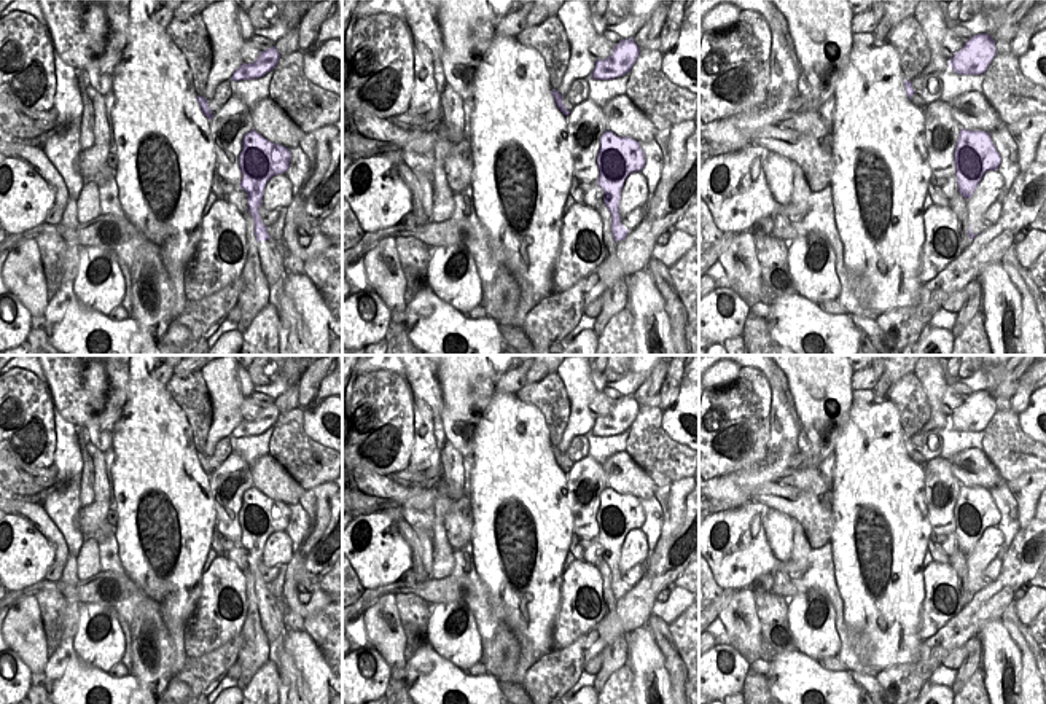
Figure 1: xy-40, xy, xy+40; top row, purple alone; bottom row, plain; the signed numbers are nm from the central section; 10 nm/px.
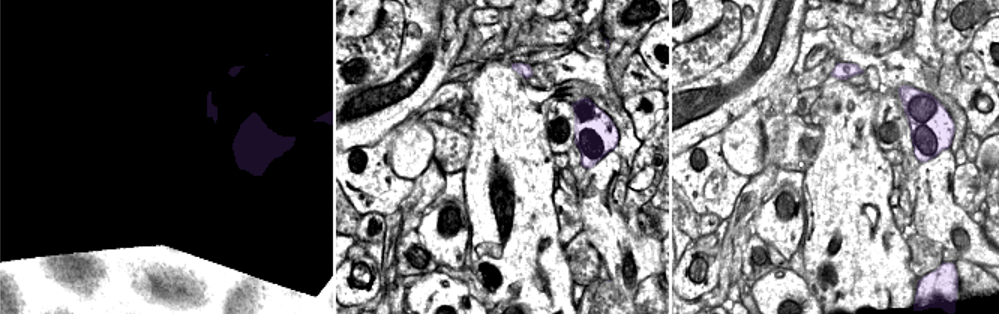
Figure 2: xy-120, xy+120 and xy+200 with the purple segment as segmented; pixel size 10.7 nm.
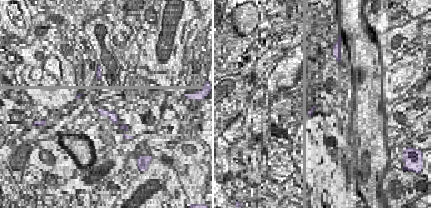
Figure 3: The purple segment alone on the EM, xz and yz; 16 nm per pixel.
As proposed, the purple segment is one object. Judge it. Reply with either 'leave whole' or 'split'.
leave whole

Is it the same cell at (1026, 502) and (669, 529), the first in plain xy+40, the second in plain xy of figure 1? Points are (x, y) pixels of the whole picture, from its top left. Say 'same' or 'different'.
same

